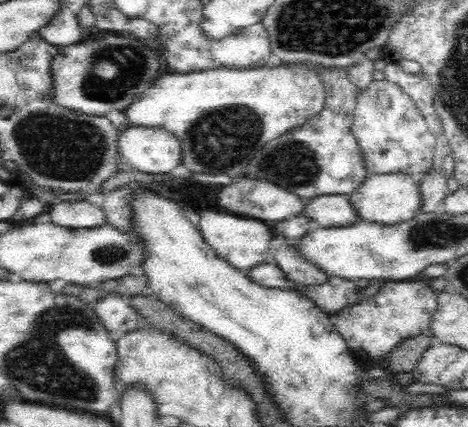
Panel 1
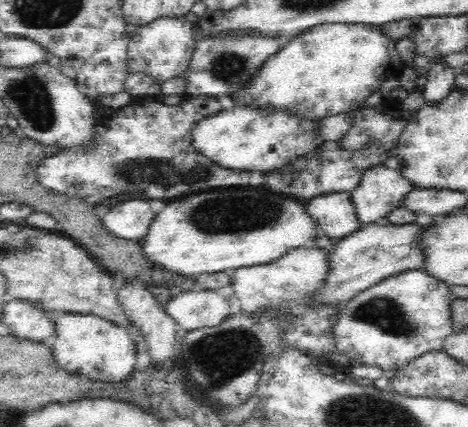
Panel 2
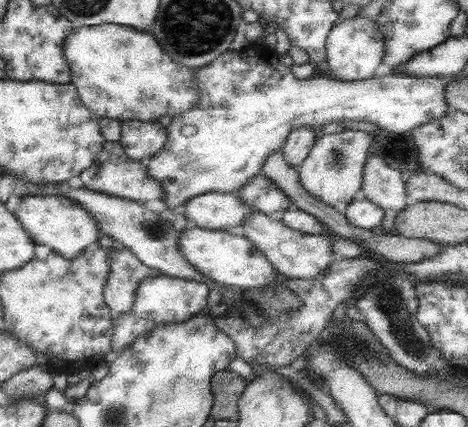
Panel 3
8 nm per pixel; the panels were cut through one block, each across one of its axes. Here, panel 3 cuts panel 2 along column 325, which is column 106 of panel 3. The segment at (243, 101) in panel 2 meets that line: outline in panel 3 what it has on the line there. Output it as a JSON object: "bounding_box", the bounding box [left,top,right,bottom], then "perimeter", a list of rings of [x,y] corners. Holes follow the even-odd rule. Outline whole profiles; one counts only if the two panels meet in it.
{"bounding_box":[63,24,201,122],"perimeter":[[[101,24],[95,28],[75,28],[63,44],[63,58],[71,68],[71,84],[77,88],[81,104],[97,118],[107,118],[113,122],[157,122],[161,116],[181,116],[199,108],[201,92],[197,82],[197,68],[183,66],[173,60],[155,40],[155,36],[139,34],[127,26]]]}

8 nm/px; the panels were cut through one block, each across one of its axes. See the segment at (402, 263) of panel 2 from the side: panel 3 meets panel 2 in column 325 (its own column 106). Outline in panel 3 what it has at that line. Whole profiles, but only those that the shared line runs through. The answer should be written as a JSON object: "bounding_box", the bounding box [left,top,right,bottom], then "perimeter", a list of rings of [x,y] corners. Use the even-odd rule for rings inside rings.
{"bounding_box":[103,250,161,318],"perimeter":[[[109,250],[111,254],[111,272],[107,274],[107,284],[103,288],[103,300],[111,312],[111,318],[129,312],[133,308],[133,300],[137,288],[147,278],[157,278],[161,272],[147,268],[141,264],[135,254],[129,250]]]}

